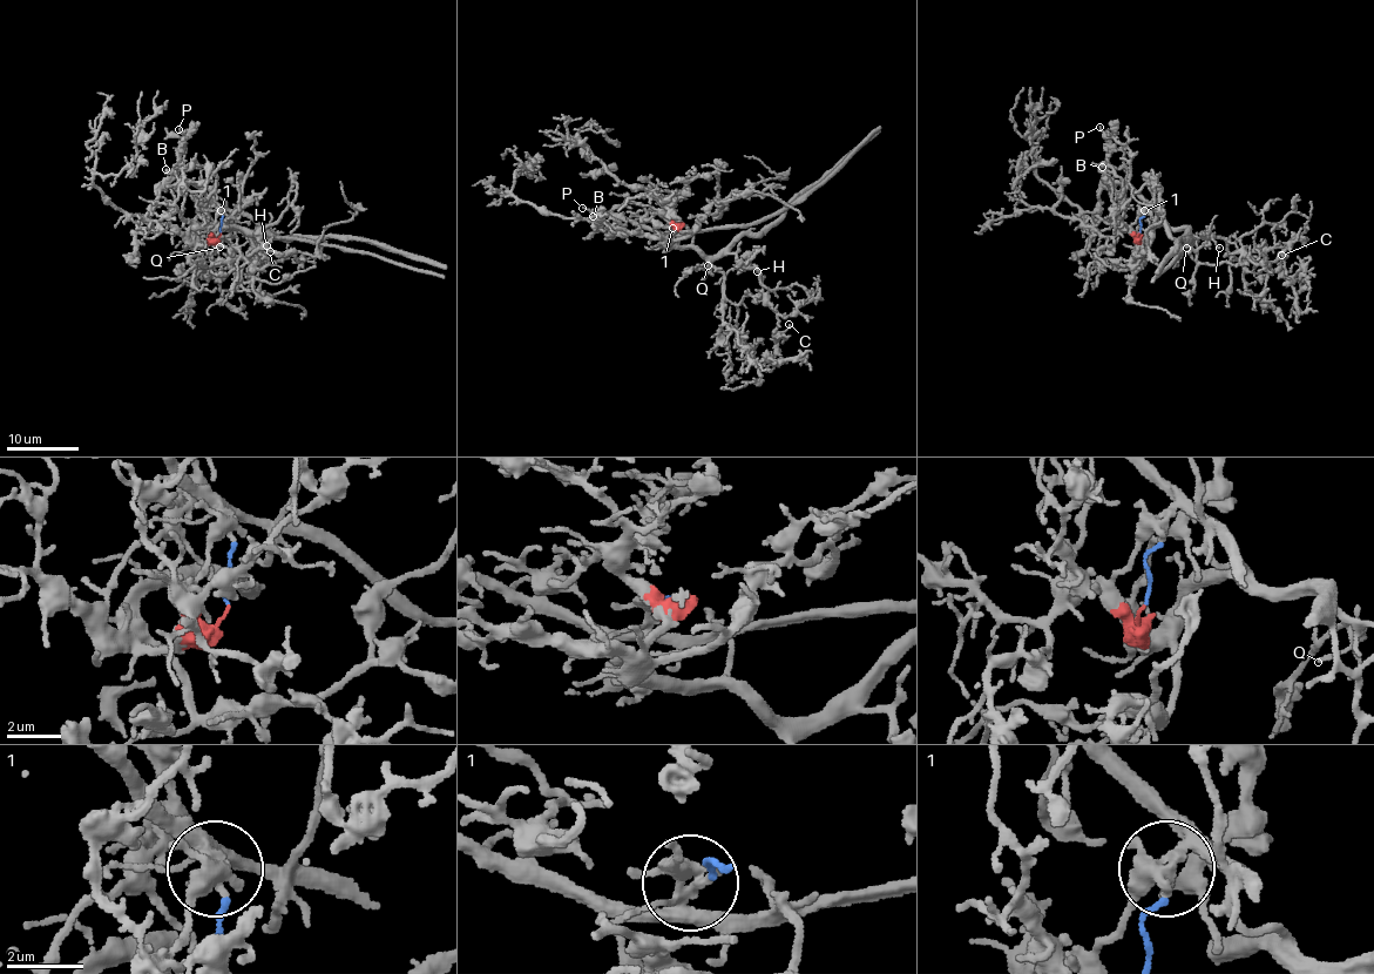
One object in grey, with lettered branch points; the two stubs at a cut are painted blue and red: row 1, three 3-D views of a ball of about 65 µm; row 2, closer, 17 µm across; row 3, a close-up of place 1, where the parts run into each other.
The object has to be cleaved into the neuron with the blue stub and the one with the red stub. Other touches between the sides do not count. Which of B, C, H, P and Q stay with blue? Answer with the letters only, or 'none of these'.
B, P

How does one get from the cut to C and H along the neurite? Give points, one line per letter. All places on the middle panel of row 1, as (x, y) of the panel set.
C: (682, 223), (667, 242), (671, 247), (732, 254), (752, 266), (769, 288), (776, 331), (790, 324)
H: (682, 223), (667, 242), (671, 247), (695, 247), (705, 255), (728, 254), (758, 271)

